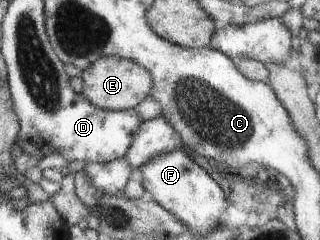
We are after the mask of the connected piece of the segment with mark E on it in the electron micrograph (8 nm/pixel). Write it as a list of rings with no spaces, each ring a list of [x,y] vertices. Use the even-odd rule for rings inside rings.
[[[104,56],[82,70],[82,93],[91,103],[106,110],[130,110],[145,101],[154,89],[154,76],[151,71],[136,61],[118,56]]]

